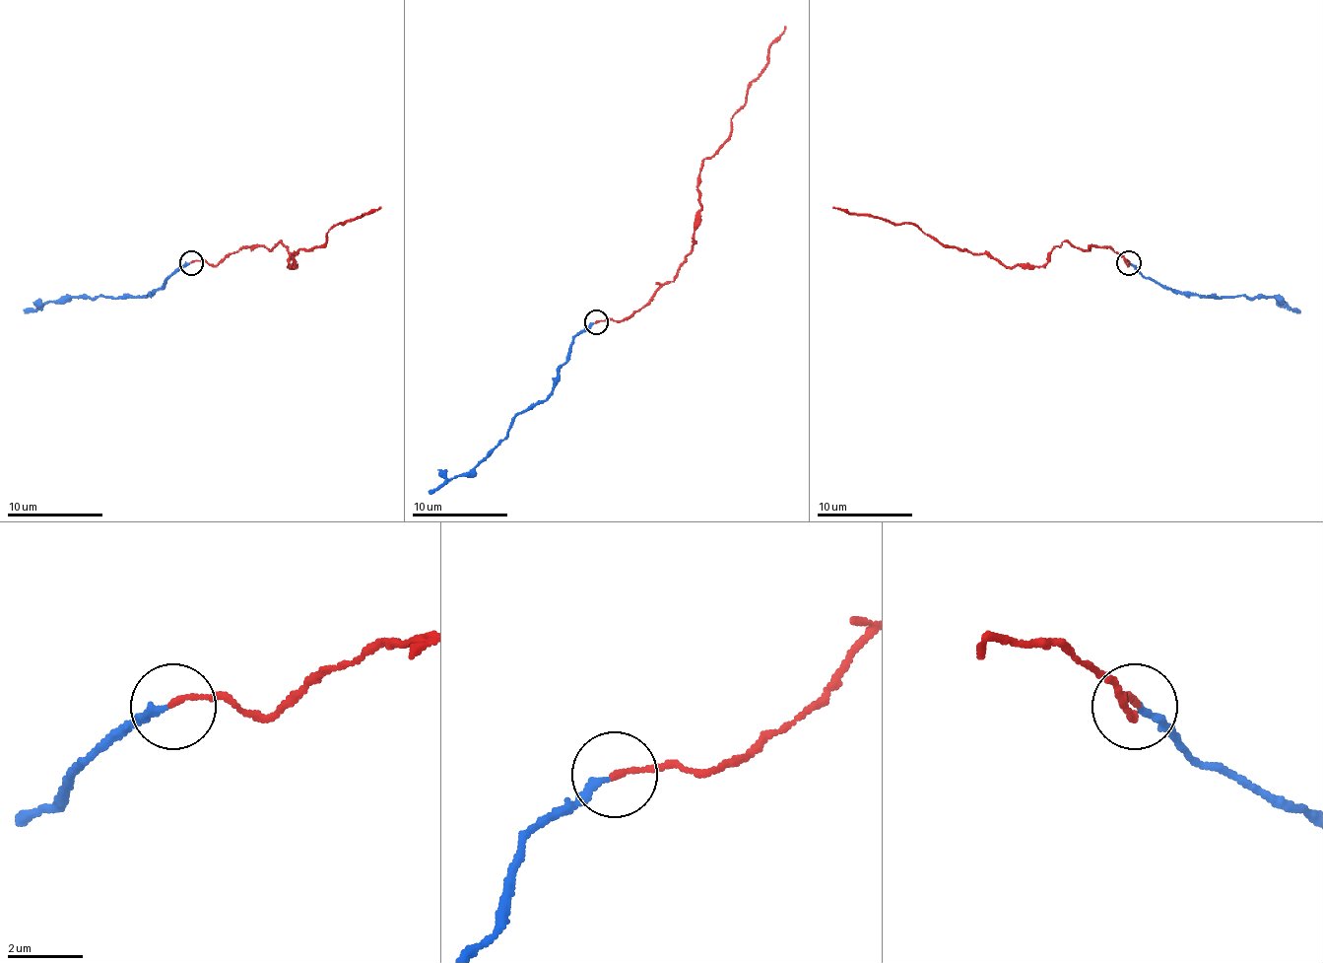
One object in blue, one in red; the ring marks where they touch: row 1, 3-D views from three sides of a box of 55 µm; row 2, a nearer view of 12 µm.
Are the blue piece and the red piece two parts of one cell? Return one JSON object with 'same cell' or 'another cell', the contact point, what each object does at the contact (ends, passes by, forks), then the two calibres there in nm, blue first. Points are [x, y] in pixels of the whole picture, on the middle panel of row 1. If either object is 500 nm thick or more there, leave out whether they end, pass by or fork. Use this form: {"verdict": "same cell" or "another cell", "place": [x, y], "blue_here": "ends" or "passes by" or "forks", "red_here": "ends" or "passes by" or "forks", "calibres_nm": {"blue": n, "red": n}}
{"verdict": "another cell", "place": [596, 321], "blue_here": "ends", "red_here": "ends", "calibres_nm": {"blue": 200, "red": 140}}

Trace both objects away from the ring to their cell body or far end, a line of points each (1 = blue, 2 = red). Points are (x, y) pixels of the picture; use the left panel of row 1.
1: (189, 262), (154, 293), (147, 296), (63, 298), (23, 309)
2: (192, 262), (223, 262), (280, 240), (295, 267), (295, 252), (320, 247), (337, 224), (380, 207)

